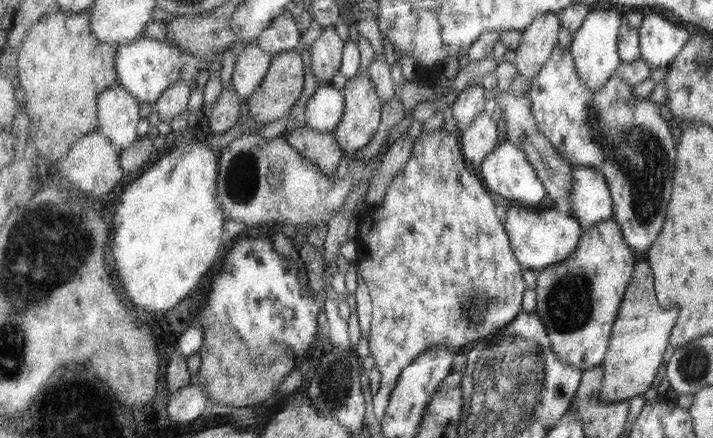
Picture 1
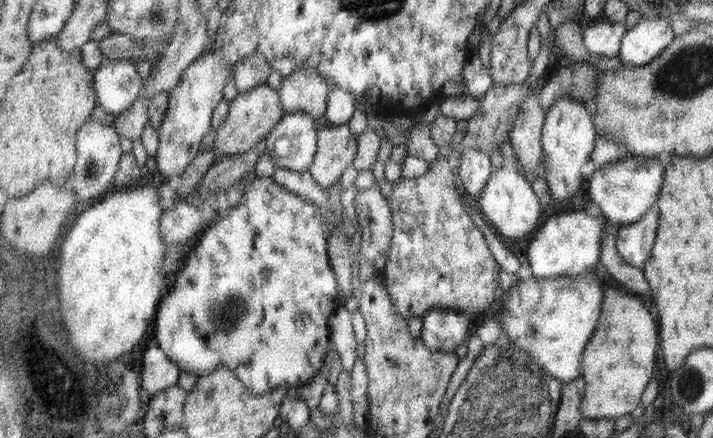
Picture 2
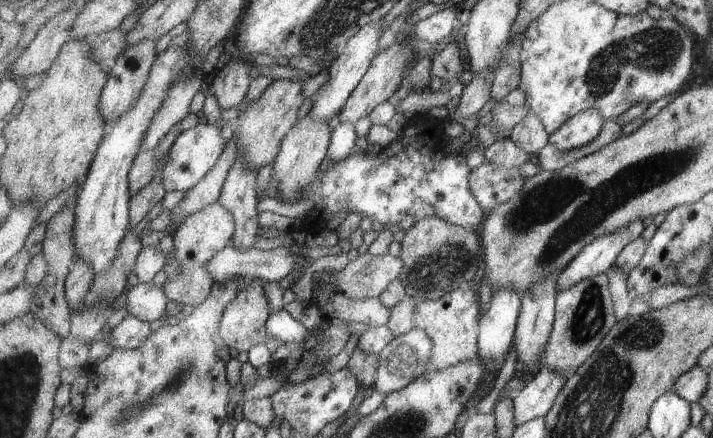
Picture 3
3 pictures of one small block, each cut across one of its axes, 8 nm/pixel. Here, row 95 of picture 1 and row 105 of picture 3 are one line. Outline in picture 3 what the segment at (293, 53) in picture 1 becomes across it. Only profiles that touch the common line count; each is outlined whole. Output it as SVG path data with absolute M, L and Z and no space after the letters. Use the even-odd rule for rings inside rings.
M274 80L273 84L255 100L247 110L243 111L233 122L234 135L238 136L239 155L245 158L251 170L259 170L278 158L283 139L299 122L299 108L305 102L303 96L304 82L292 80Z

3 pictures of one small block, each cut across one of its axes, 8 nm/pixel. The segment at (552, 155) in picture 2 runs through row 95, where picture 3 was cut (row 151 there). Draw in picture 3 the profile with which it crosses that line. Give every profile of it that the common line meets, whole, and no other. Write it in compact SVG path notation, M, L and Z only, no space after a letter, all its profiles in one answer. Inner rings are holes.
M598 108L579 112L567 121L558 131L550 135L550 143L563 152L583 148L591 144L603 130L606 117Z

